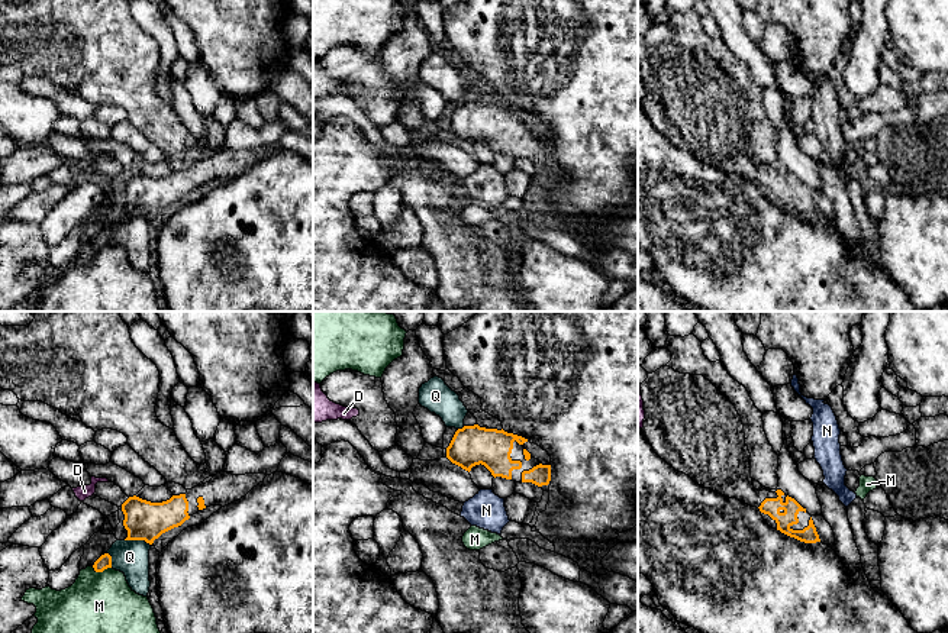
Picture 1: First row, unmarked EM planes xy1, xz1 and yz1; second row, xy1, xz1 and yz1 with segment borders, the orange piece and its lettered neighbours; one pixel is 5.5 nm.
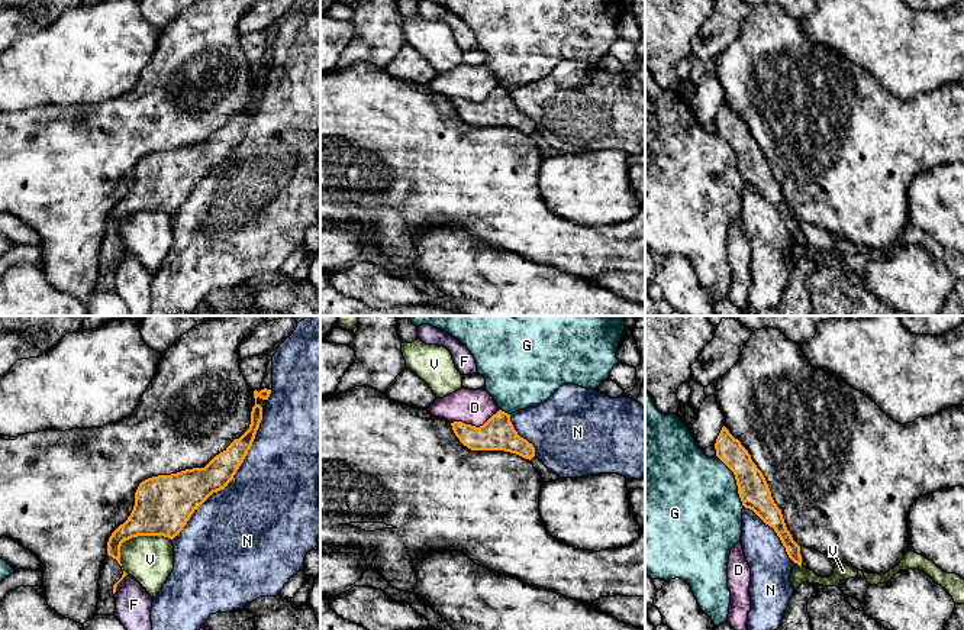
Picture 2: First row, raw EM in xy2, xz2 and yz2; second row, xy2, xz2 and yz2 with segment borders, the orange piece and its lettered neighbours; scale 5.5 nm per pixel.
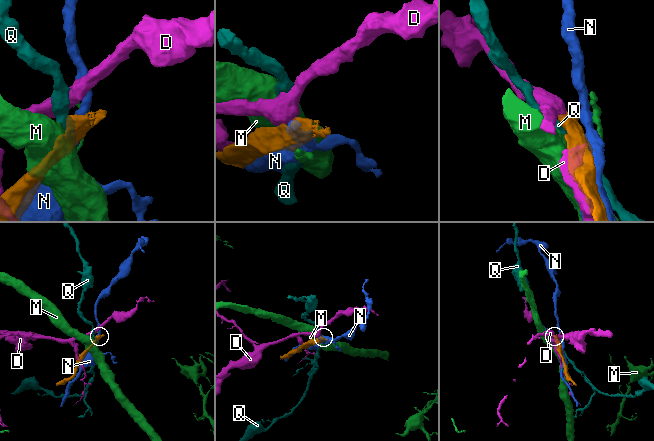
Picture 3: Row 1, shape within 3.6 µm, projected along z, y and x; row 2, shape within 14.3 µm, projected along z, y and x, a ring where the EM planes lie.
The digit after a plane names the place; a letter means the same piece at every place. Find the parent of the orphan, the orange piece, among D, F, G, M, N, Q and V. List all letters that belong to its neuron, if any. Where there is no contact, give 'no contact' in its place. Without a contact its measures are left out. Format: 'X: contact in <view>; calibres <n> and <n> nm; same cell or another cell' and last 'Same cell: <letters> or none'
D: contact in xz2; calibres 190 and 200 nm; another cell
F: contact in xy2; calibres 20 and 200 nm; another cell
G: contact in yz2; calibres 170 and 480 nm; another cell
M: contact in xy1; calibres 80 and 460 nm; another cell
N: contact in xy2; calibres 240 and 480 nm; another cell
Q: contact in xy1; calibres 220 and 190 nm; another cell
V: contact in xy2; calibres 320 and 280 nm; another cell
Same cell: none

